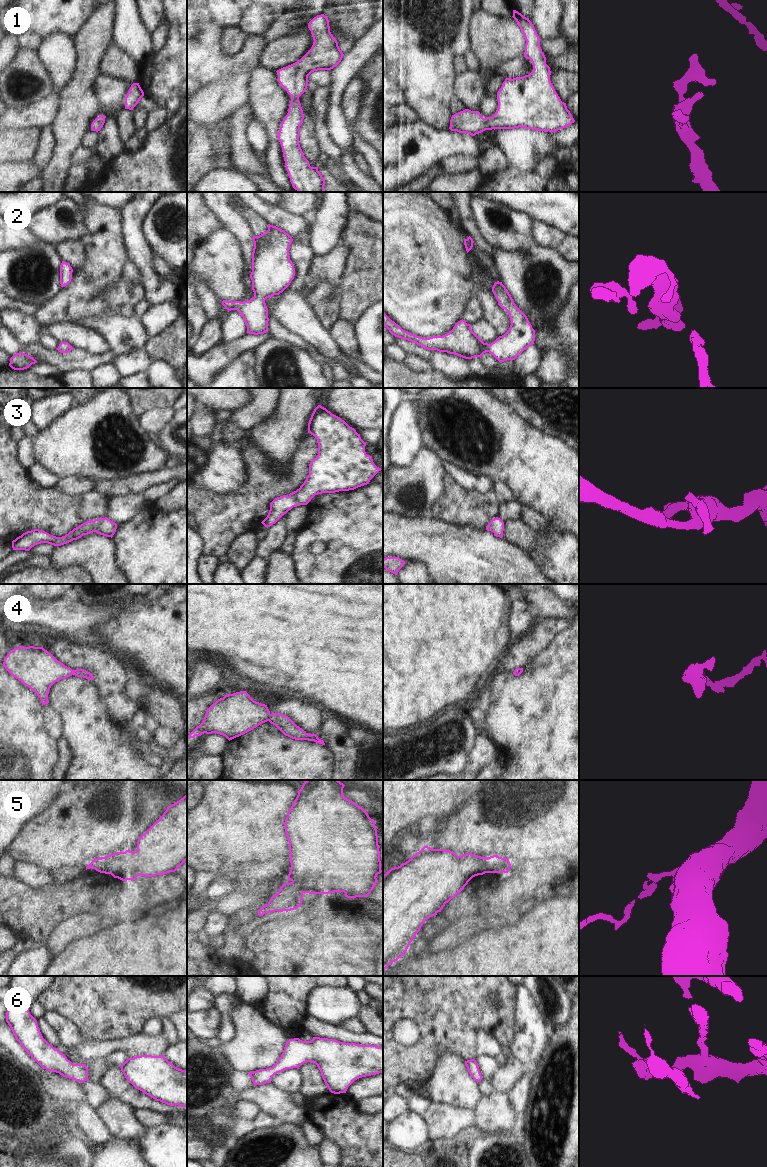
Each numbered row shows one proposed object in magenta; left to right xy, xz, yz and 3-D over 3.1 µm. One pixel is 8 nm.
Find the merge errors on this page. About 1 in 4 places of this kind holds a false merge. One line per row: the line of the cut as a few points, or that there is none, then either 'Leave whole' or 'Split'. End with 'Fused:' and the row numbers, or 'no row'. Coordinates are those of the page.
1: No split. Leave whole
2: No split. Leave whole
3: No split. Leave whole
4: No split. Leave whole
5: Split along xy (104, 857), (102, 872). Split
6: No split. Leave whole
Fused: 5.

